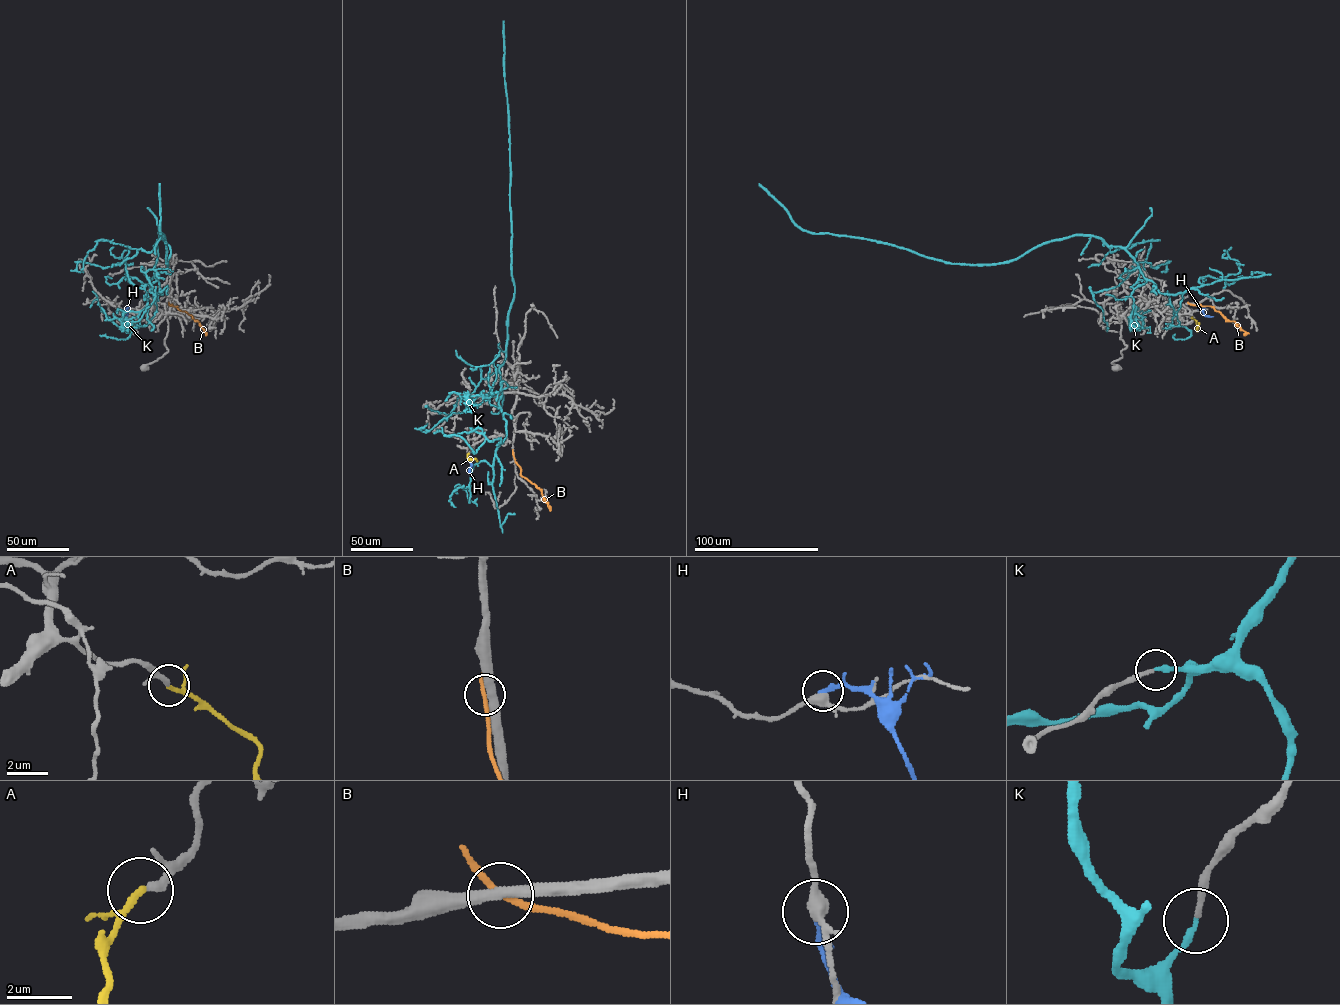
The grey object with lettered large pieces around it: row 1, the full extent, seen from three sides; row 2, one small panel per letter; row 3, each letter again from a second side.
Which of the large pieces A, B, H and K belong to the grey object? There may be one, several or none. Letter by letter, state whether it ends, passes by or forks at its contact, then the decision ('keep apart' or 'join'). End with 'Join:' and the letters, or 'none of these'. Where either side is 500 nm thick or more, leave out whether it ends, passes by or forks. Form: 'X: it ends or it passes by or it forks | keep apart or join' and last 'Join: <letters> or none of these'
A: it passes by | join
B: it passes by | keep apart
H: it passes by | keep apart
K: it ends | keep apart
Join: A

